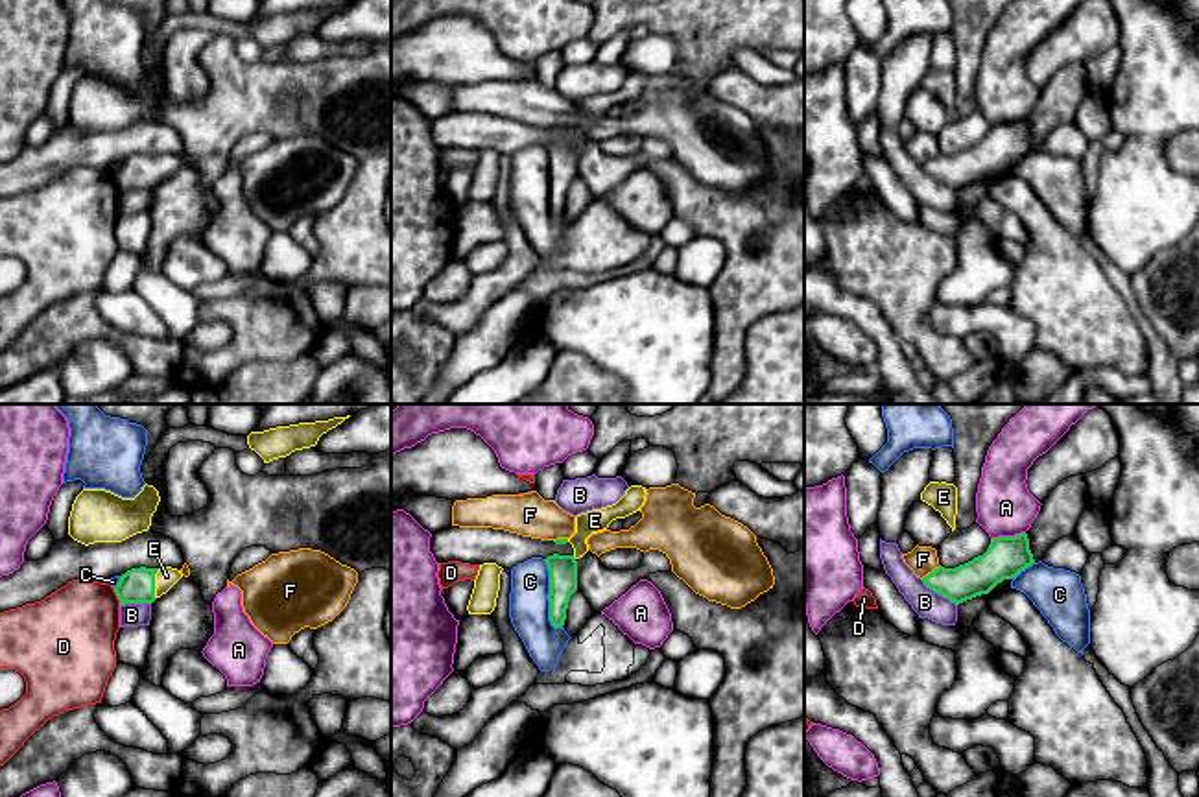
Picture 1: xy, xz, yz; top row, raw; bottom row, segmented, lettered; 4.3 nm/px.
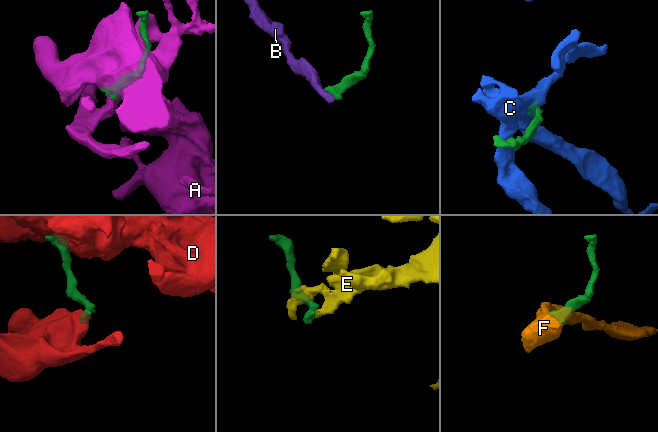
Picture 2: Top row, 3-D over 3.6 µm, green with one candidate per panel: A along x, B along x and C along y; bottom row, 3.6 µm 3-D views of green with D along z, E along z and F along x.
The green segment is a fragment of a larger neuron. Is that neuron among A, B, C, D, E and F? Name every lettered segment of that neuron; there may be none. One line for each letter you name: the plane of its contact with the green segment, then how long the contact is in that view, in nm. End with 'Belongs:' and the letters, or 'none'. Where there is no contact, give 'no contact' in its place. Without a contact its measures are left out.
E: xy | 140 nm
Belongs: E

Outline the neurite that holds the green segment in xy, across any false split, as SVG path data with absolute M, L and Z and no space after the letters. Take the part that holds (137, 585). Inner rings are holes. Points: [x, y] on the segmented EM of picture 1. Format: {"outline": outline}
{"outline": "M172 566L131 568L122 574L114 592L120 600L120 605L153 603L157 598L166 594L181 577L181 570Z"}

